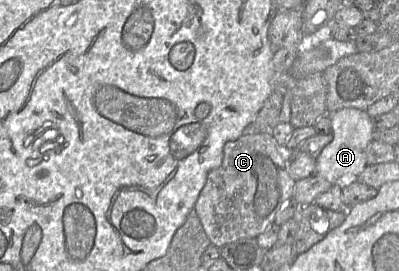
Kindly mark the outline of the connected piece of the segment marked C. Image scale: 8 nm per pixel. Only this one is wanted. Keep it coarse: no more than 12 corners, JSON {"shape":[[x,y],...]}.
{"shape":[[270,133],[225,143],[194,206],[211,244],[256,238],[296,181]]}

